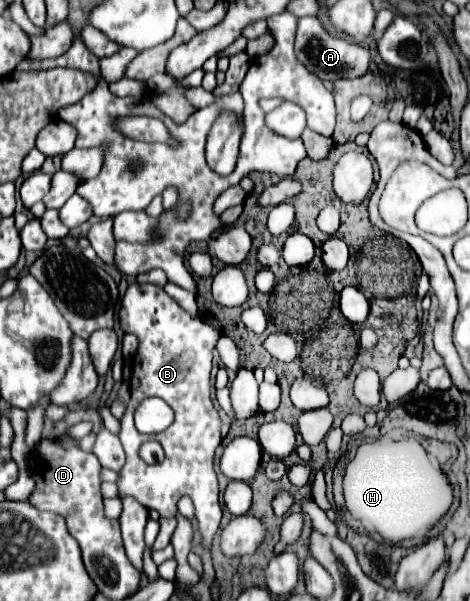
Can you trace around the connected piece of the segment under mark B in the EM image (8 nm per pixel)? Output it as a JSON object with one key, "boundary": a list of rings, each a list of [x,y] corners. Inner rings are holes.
{"boundary":[[[132,283],[124,297],[120,300],[120,310],[118,311],[118,319],[120,319],[120,329],[124,333],[132,333],[138,337],[138,349],[134,355],[134,363],[132,363],[132,377],[130,377],[130,401],[128,401],[128,409],[122,417],[122,431],[120,431],[120,441],[124,445],[126,451],[126,465],[120,471],[120,483],[118,483],[118,491],[120,495],[132,495],[136,497],[146,509],[156,509],[160,513],[160,517],[174,517],[176,513],[176,503],[182,495],[192,497],[194,501],[194,509],[196,509],[196,519],[198,519],[198,527],[202,533],[202,541],[204,545],[212,545],[212,539],[220,527],[220,517],[222,517],[222,509],[220,509],[220,493],[218,493],[218,481],[216,481],[216,473],[214,473],[214,451],[220,445],[222,437],[220,437],[220,417],[210,401],[210,369],[212,369],[212,351],[220,339],[220,331],[216,331],[214,327],[198,319],[198,317],[190,317],[170,295],[166,295],[166,291],[162,291],[156,285],[140,285],[140,283]],[[146,397],[160,397],[164,399],[176,413],[174,423],[156,435],[142,435],[138,433],[138,429],[134,427],[134,409],[138,407],[138,403]],[[144,441],[160,441],[162,449],[164,449],[164,461],[162,463],[154,463],[148,465],[140,459],[138,449]]]}

